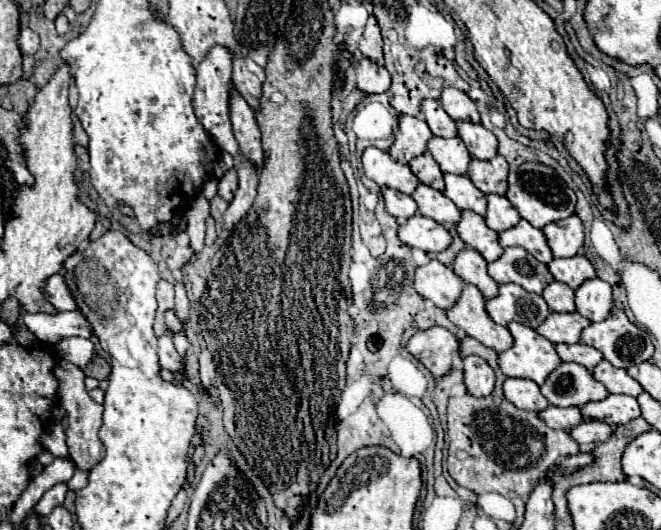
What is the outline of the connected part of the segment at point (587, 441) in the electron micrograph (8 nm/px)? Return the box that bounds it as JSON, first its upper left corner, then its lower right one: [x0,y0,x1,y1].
[569,421,615,445]

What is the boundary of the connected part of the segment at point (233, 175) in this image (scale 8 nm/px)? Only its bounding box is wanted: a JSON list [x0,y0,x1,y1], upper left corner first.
[219,169,237,201]

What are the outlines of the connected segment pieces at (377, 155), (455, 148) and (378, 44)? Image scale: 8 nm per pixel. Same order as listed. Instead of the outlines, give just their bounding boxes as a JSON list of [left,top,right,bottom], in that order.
[[363,147,419,195],[429,137,471,175],[359,15,383,63]]

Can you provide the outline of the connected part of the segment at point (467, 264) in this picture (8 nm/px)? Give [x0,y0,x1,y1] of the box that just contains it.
[453,247,499,299]

